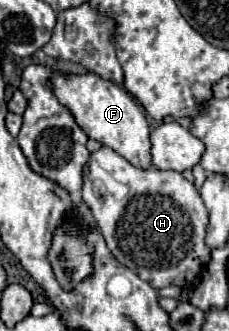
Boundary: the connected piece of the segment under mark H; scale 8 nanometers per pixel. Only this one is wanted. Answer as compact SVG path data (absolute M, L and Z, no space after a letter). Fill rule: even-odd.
M102 146L90 156L82 200L112 256L152 288L170 284L190 288L210 262L212 250L204 242L208 210L200 192L180 172L158 168L140 170L112 148Z

